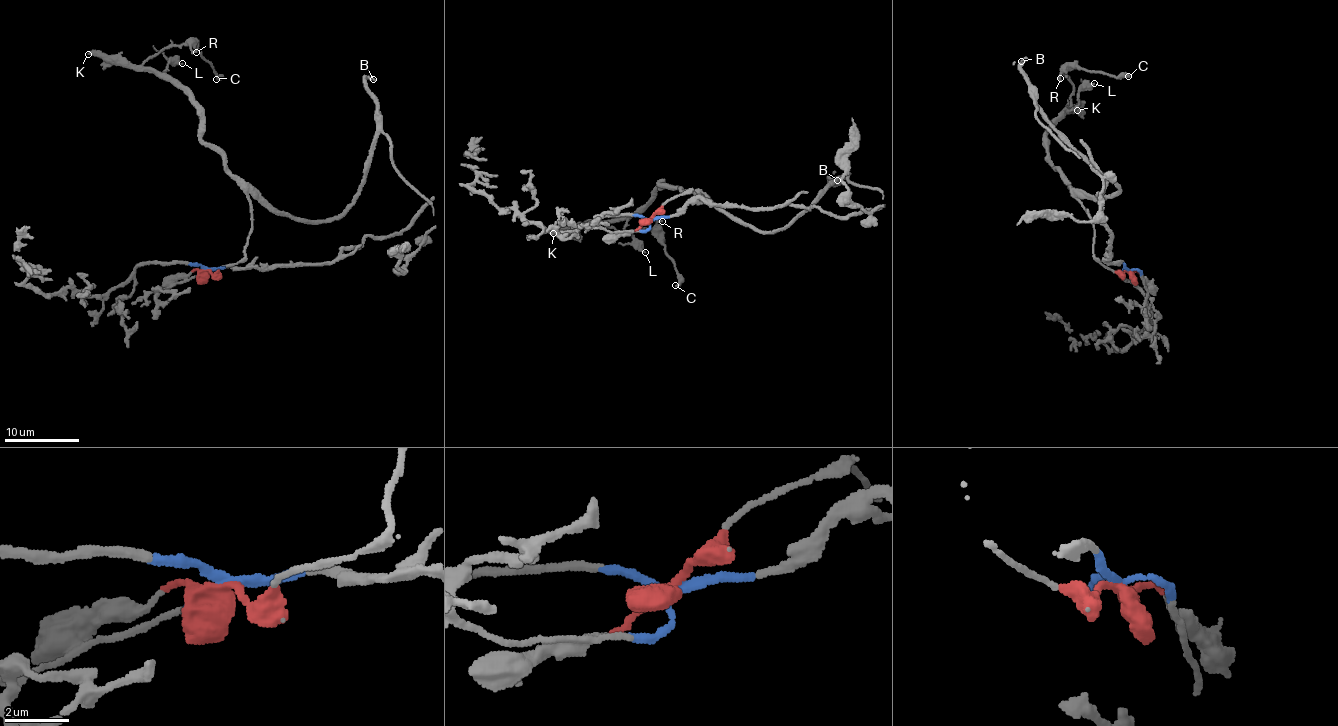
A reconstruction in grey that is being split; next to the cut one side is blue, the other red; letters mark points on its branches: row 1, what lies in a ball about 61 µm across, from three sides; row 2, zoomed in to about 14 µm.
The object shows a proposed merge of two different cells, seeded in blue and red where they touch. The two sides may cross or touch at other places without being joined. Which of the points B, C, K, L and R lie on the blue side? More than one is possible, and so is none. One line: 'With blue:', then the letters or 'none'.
With blue: none

